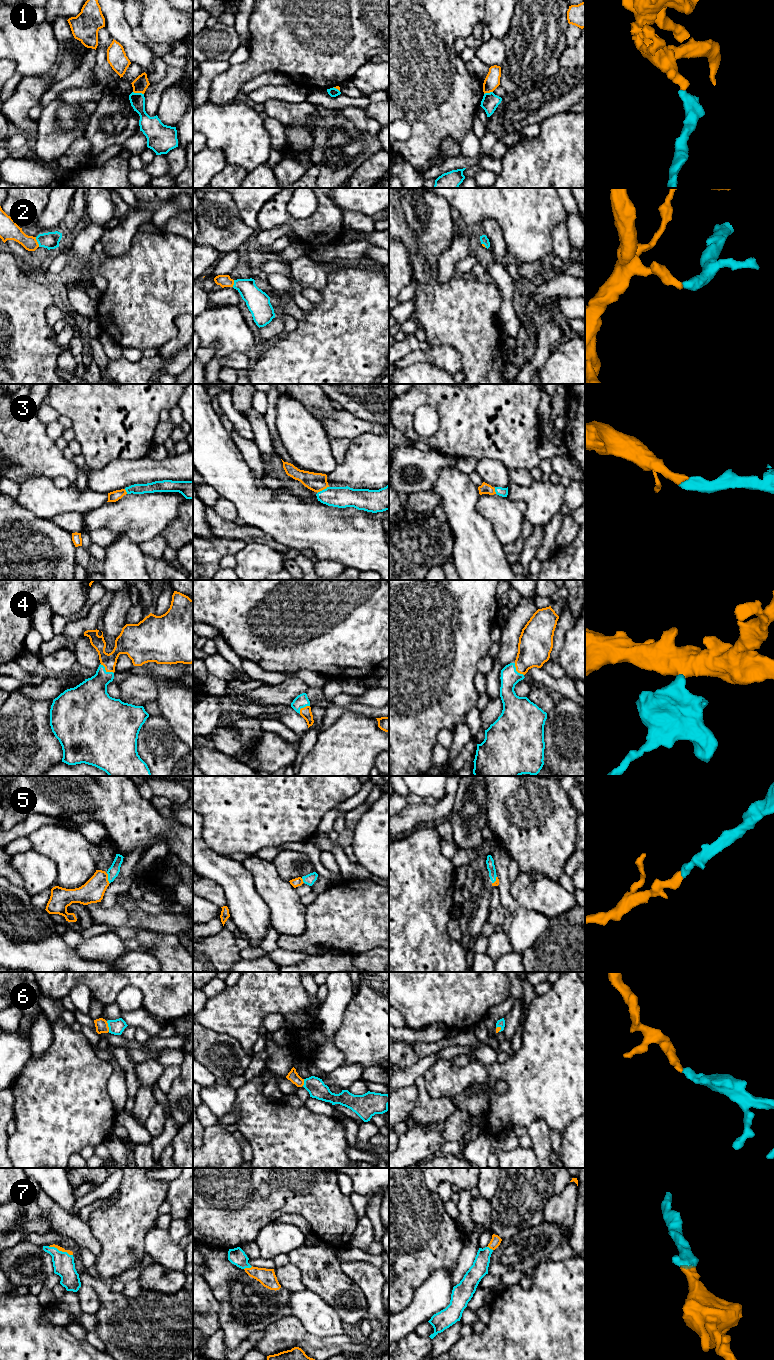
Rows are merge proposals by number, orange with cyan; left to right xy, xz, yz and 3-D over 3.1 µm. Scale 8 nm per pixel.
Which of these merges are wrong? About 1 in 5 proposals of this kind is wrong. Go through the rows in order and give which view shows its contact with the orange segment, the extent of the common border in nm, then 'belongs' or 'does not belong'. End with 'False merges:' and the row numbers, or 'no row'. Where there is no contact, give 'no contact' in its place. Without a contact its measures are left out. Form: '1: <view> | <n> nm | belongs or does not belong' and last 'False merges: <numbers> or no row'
1: xy | 90 nm | does not belong
2: xy | 90 nm | belongs
3: xz | 110 nm | belongs
4: xy | 130 nm | belongs
5: xy | 90 nm | belongs
6: xy | 90 nm | belongs
7: xy | 220 nm | belongs
False merges: 1

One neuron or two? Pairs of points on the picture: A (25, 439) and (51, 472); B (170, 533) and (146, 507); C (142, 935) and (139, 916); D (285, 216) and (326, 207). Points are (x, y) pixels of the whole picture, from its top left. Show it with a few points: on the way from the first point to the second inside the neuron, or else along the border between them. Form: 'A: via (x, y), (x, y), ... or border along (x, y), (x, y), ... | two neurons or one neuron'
A: via (30, 447), (47, 464) | one neuron
B: border along (179, 509), (179, 516), (159, 534) | two neurons
C: border along (133, 927), (145, 927), (164, 933) | two neurons
D: via (295, 223), (311, 223), (317, 217) | one neuron

